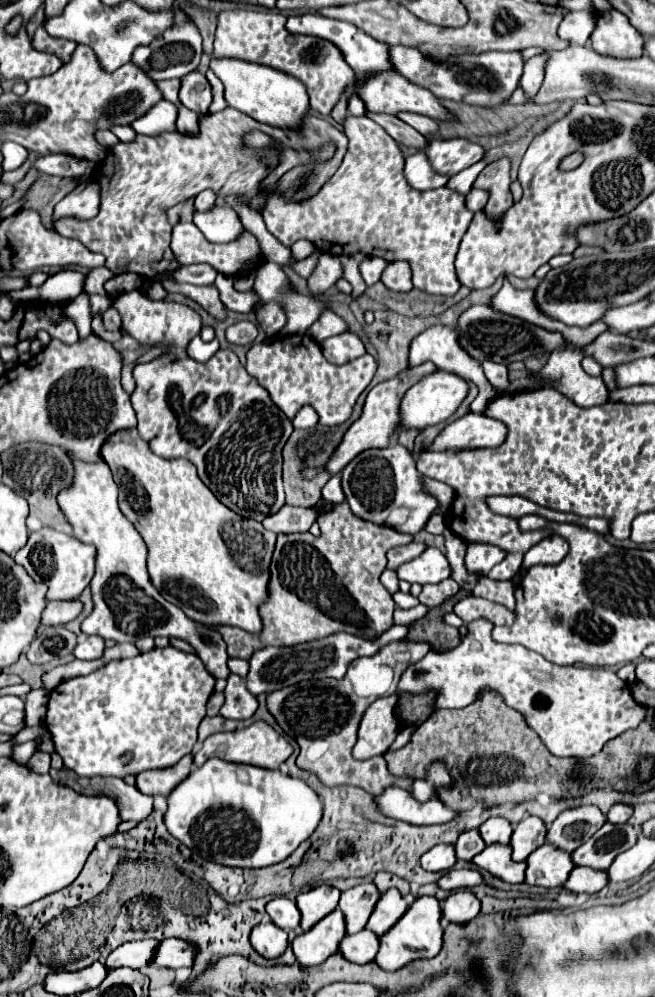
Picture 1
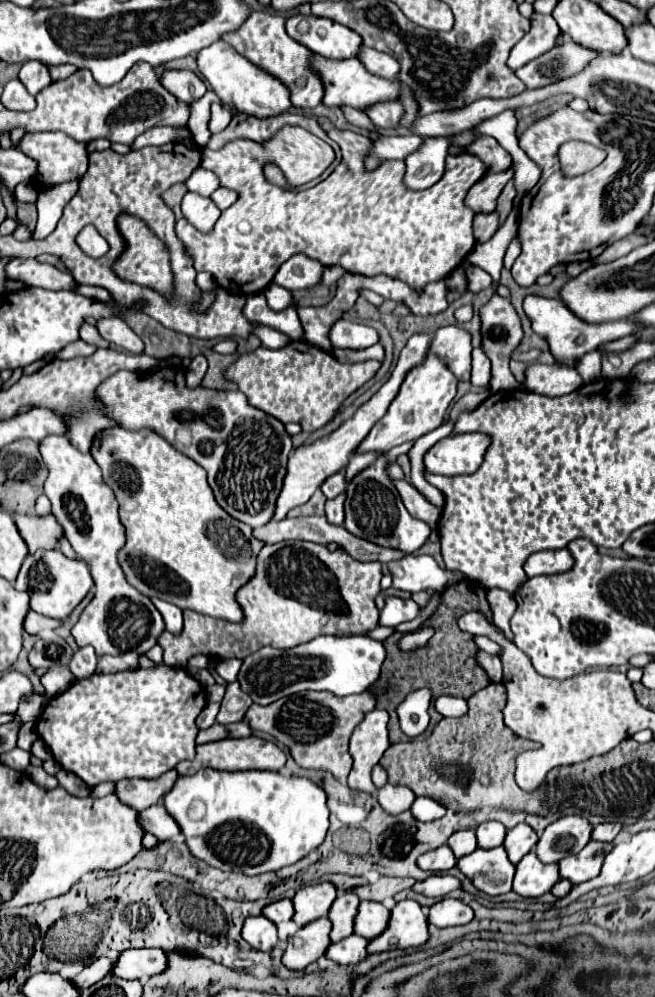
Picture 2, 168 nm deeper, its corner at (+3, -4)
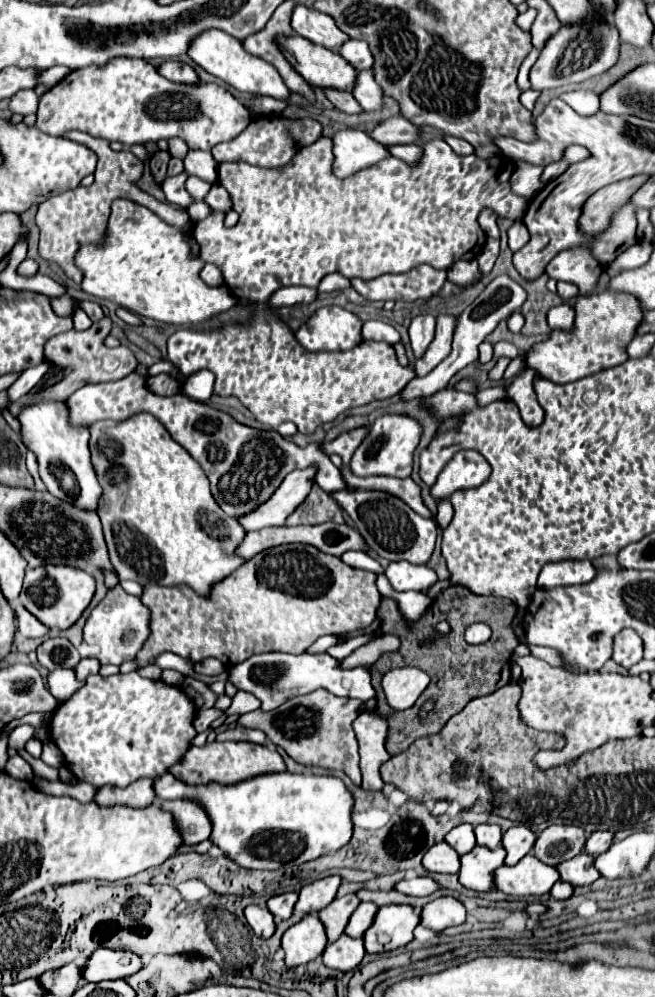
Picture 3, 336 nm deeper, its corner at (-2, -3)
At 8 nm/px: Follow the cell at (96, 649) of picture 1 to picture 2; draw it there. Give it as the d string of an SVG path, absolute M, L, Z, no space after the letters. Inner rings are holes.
M84 646L84 648L78 648L74 654L72 654L72 660L70 660L70 672L76 676L76 680L82 680L86 676L92 676L96 672L96 652L92 646Z

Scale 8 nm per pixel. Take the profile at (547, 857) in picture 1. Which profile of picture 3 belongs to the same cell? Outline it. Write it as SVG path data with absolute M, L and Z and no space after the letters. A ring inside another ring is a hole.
M531 853L513 867L501 865L493 875L495 889L515 897L541 897L549 893L557 881L559 873L555 867L541 863Z

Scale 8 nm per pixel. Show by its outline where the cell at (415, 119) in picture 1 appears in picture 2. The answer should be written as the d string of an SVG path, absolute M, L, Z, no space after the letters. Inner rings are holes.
M392 102L392 104L376 104L374 108L368 108L366 114L374 120L376 126L380 128L398 128L402 116L404 116L404 108L400 102Z

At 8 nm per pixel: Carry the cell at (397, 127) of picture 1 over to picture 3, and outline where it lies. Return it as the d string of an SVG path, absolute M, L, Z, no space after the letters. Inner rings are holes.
M323 89L325 97L333 103L333 107L337 107L343 113L361 113L359 103L355 103L355 97L347 91L339 91L339 89Z

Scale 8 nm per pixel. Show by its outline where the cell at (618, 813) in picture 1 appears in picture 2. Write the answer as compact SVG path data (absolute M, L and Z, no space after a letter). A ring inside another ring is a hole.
M604 822L604 824L598 824L592 832L592 838L600 840L600 842L612 842L616 838L616 834L620 832L622 824L620 822Z

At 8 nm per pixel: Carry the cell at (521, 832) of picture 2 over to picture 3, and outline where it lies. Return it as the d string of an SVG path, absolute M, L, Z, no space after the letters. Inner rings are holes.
M515 825L507 829L503 833L503 847L507 851L505 865L515 865L519 859L523 859L531 851L535 839L537 839L535 833L525 825Z

